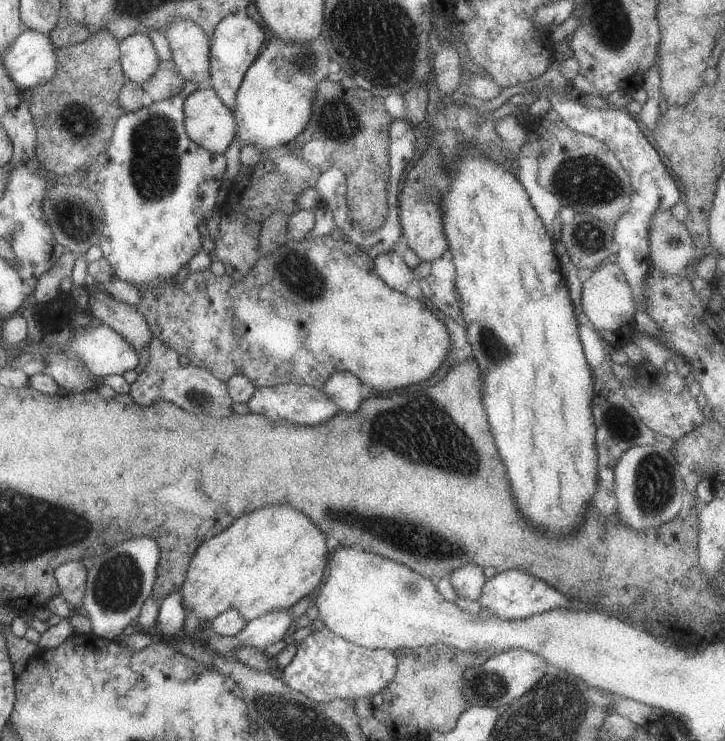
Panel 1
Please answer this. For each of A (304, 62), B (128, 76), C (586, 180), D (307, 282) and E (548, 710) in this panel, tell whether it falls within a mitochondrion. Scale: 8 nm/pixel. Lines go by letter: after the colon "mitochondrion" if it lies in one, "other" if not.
A: mitochondrion
B: other
C: mitochondrion
D: mitochondrion
E: mitochondrion

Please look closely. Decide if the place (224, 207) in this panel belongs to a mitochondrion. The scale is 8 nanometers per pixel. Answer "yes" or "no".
no

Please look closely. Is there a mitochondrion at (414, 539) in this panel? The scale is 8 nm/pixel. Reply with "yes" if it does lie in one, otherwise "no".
yes

